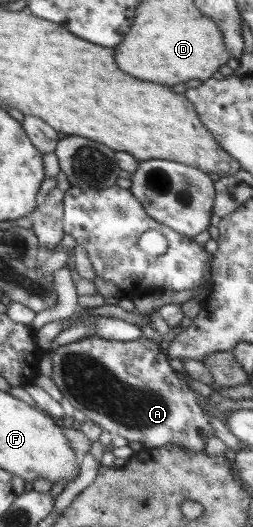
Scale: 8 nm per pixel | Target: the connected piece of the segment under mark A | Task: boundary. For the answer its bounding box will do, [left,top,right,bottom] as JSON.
[51,336,214,452]

